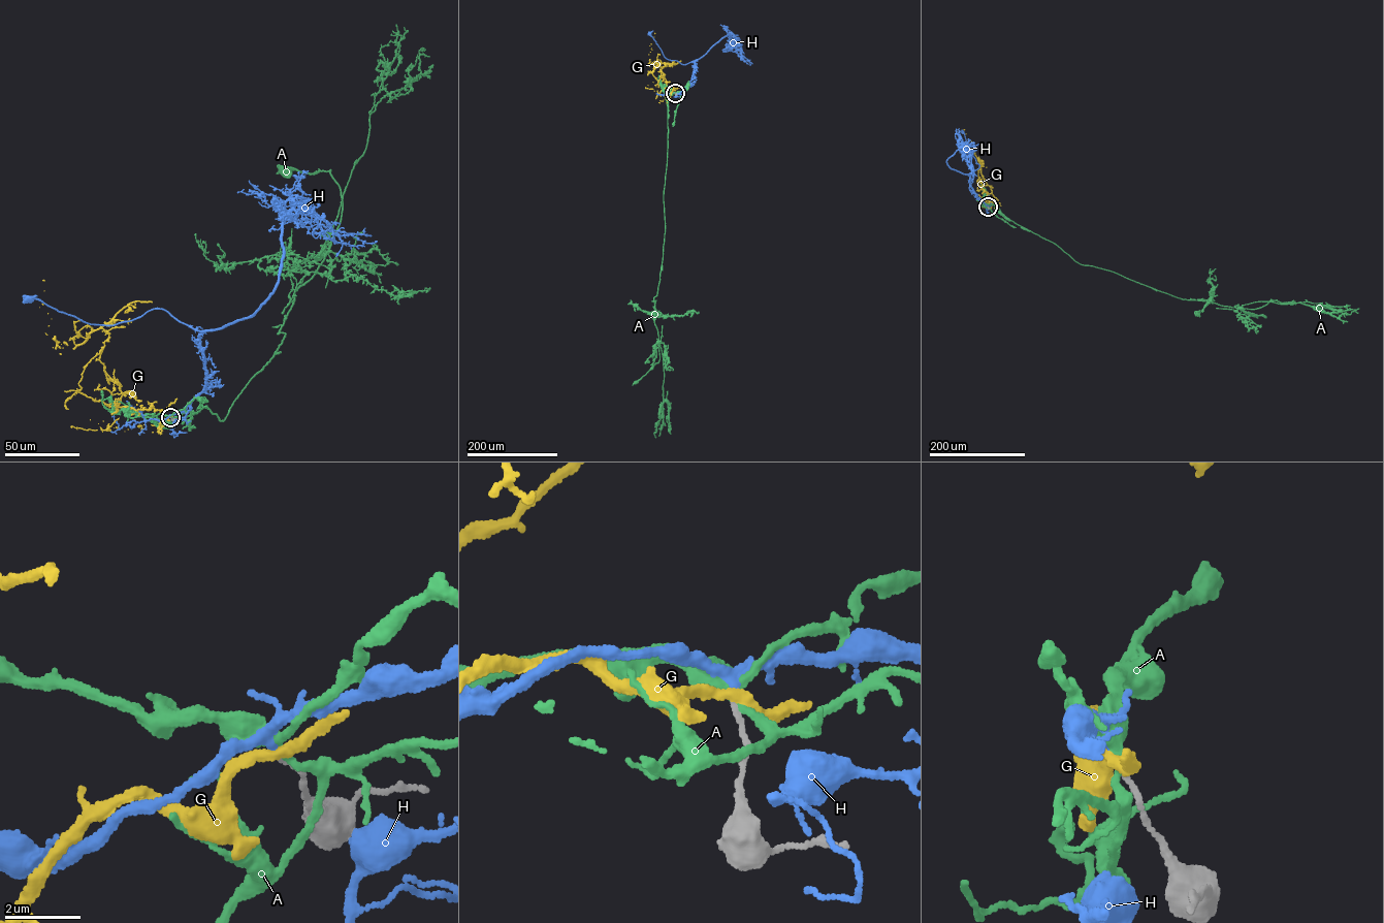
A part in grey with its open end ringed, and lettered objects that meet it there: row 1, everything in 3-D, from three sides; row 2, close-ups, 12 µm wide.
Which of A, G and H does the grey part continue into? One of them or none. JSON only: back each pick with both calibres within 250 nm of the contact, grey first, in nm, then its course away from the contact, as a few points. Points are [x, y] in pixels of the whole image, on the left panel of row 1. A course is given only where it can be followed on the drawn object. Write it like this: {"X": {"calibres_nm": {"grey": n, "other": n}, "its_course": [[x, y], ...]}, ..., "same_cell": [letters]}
{"H": {"calibres_nm": {"grey": 130, "other": 180}, "its_course": [[170, 417], [186, 409], [206, 385], [201, 331], [162, 309], [114, 324], [96, 325], [28, 298]]}, "same_cell": ["H"]}

